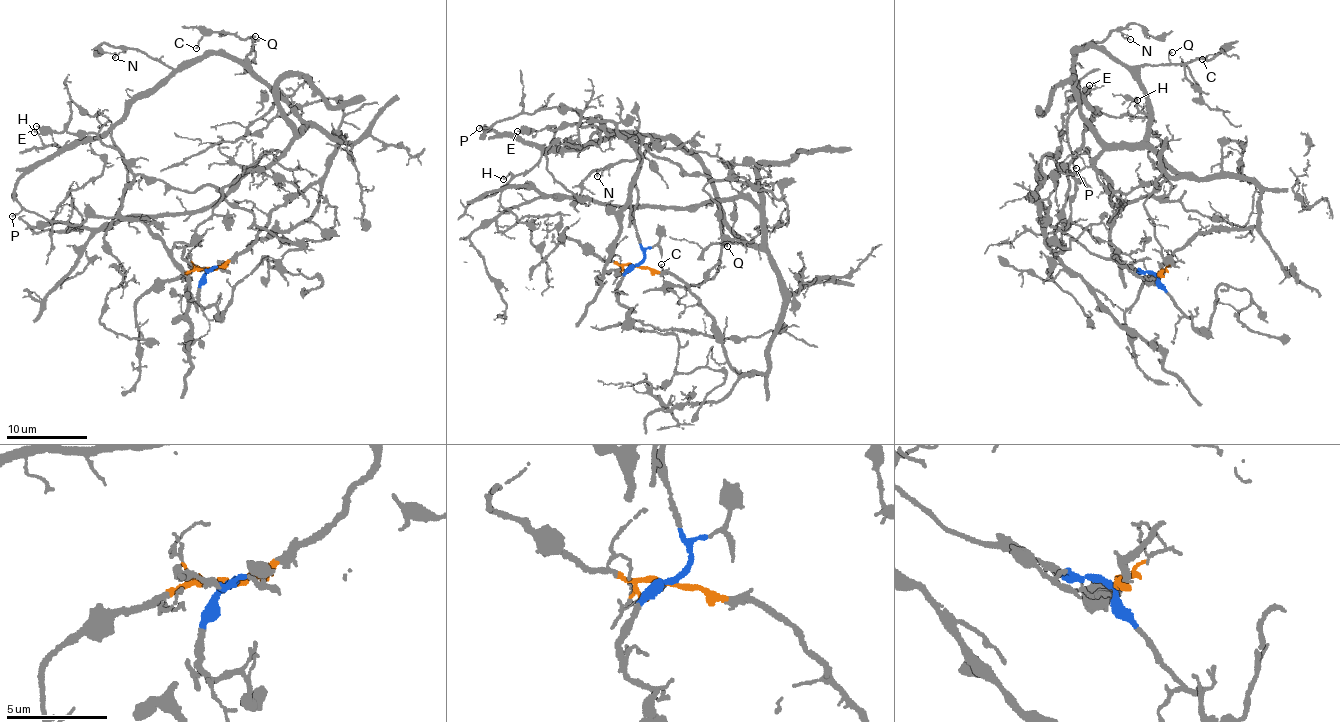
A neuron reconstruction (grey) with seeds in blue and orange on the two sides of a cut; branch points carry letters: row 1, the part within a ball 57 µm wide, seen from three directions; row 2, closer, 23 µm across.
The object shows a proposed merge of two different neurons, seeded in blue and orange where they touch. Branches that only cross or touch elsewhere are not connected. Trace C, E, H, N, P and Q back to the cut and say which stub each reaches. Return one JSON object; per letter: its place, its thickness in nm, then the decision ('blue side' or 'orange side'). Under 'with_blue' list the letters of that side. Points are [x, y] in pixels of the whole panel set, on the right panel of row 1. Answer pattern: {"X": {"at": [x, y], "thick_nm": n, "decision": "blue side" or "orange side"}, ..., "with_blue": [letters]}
{"C": {"at": [1202, 59], "thick_nm": 120, "decision": "orange side"}, "E": {"at": [1089, 85], "thick_nm": 340, "decision": "blue side"}, "H": {"at": [1137, 100], "thick_nm": 110, "decision": "orange side"}, "N": {"at": [1130, 39], "thick_nm": 90, "decision": "orange side"}, "P": {"at": [1076, 168], "thick_nm": 160, "decision": "blue side"}, "Q": {"at": [1172, 52], "thick_nm": 180, "decision": "orange side"}, "with_blue": ["E", "P"]}

